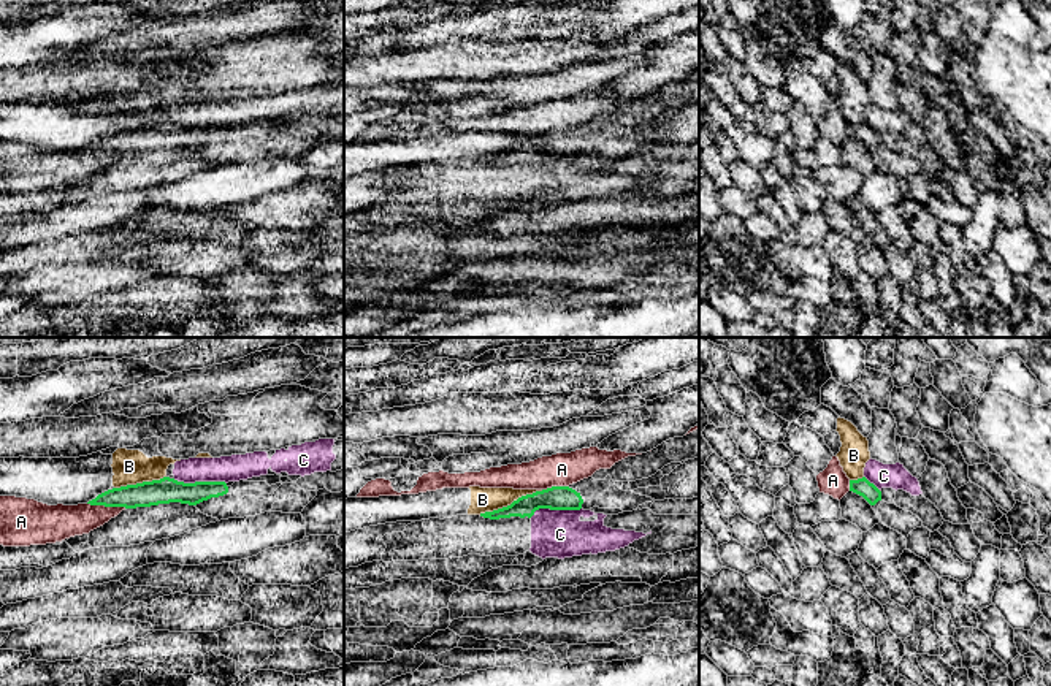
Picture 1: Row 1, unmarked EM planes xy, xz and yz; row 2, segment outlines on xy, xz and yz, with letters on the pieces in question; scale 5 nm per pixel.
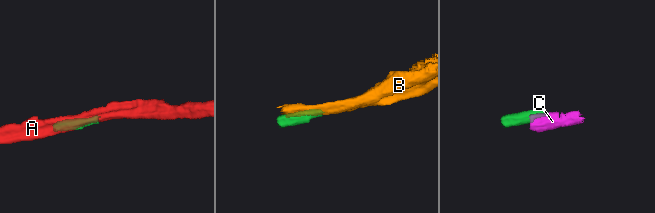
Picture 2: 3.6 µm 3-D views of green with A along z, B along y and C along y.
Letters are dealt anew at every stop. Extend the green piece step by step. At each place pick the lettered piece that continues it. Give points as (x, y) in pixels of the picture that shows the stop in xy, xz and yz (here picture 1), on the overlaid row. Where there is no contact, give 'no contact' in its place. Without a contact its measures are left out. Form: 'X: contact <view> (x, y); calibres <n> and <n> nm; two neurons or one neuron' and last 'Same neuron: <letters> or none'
A: contact xy (107, 506); calibres 130 and 180 nm; two neurons
B: contact xz (512, 503); calibres 130 and 130 nm; two neurons
C: contact xy (200, 482); calibres 130 and 140 nm; two neurons
Same neuron: none

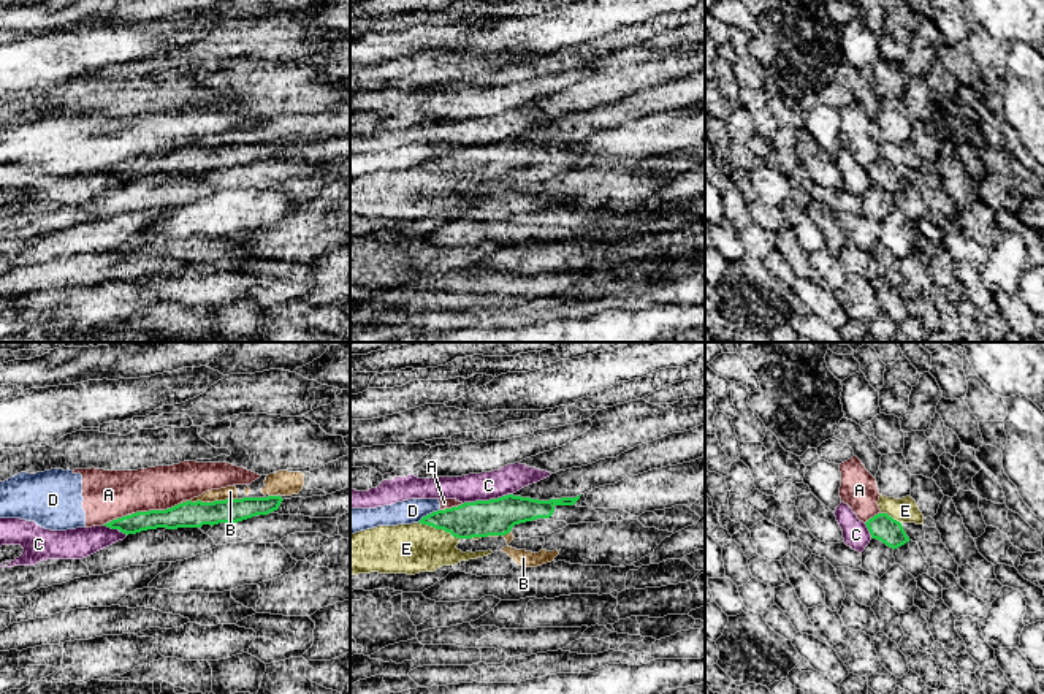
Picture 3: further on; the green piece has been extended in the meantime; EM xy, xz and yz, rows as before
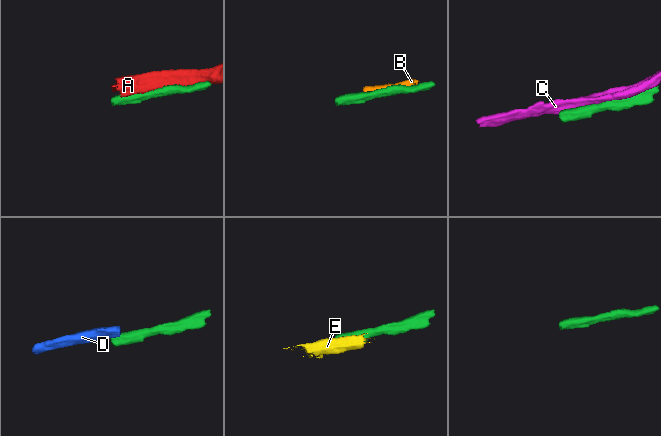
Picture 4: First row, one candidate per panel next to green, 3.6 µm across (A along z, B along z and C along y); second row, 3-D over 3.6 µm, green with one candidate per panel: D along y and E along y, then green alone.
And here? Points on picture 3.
A: contact xy (140, 512); calibres 130 and 260 nm; two neurons
B: contact xy (214, 501); calibres 130 and 60 nm; two neurons
C: contact xz (487, 501); calibres 190 and 140 nm; two neurons
D: contact xz (430, 514); calibres 180 and 120 nm; two neurons
E: contact xz (439, 528); calibres 190 and 260 nm; two neurons
Same neuron: none

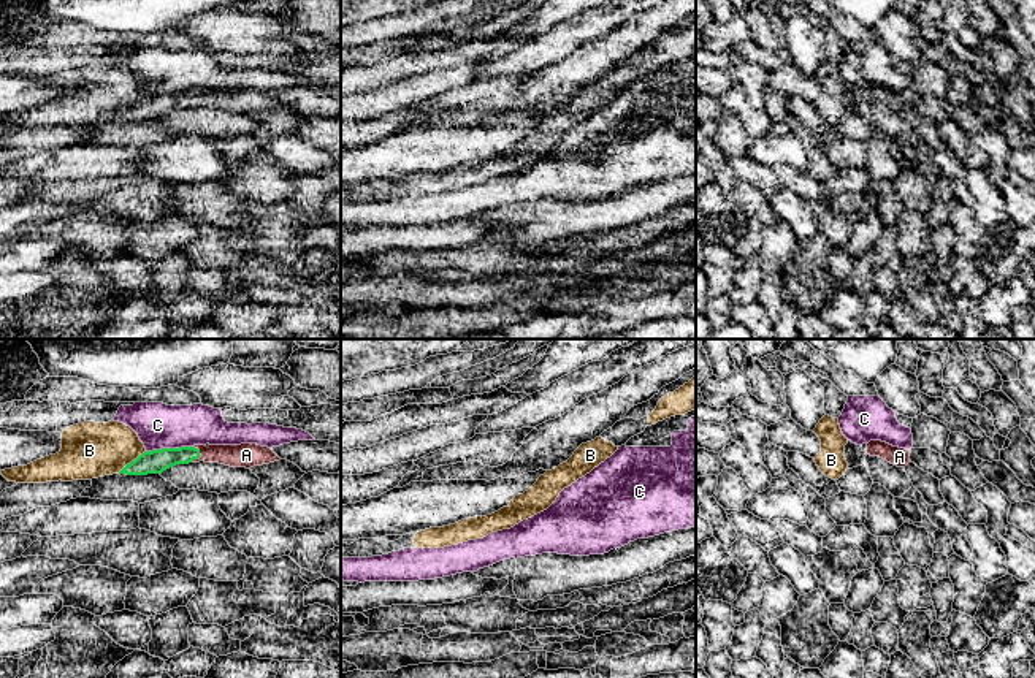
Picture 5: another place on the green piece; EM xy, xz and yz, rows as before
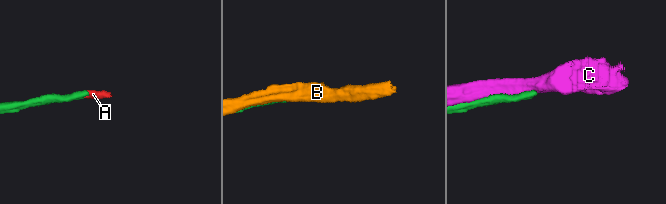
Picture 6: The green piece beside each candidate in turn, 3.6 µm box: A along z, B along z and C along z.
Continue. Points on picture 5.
A: contact xy (198, 455); calibres 120 and 130 nm; one neuron
B: contact xy (132, 461); calibres 120 and 280 nm; two neurons
C: contact xy (168, 449); calibres 120 and 220 nm; two neurons
Same neuron: A

